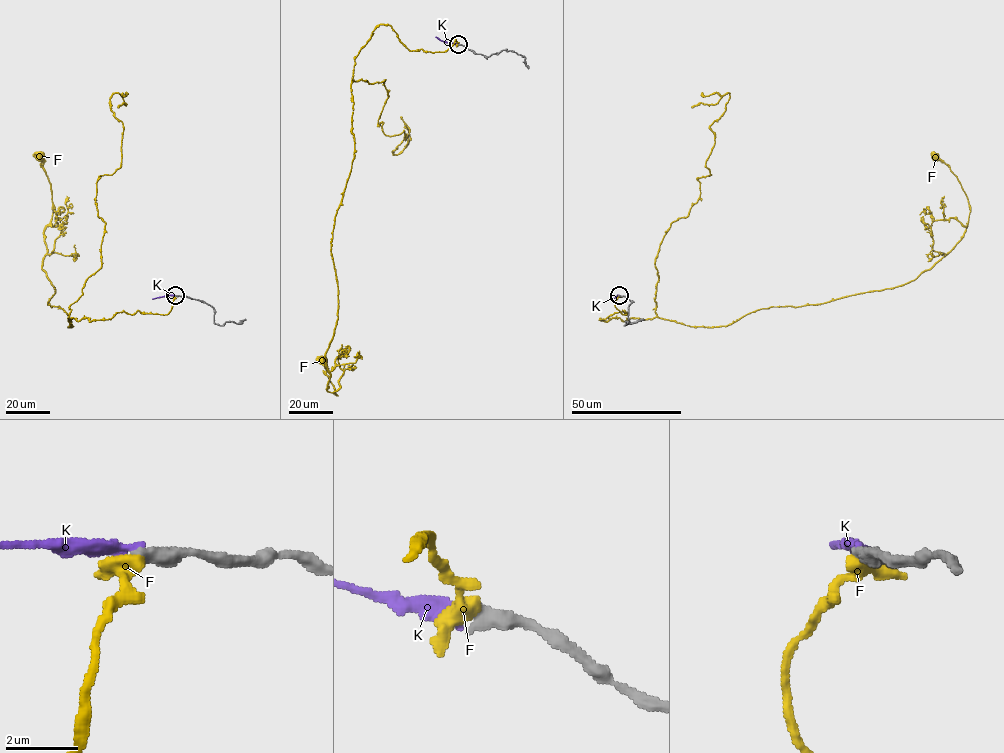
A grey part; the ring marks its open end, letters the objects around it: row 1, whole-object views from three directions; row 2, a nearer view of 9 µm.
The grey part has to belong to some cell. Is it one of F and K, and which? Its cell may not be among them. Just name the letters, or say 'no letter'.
no letter

